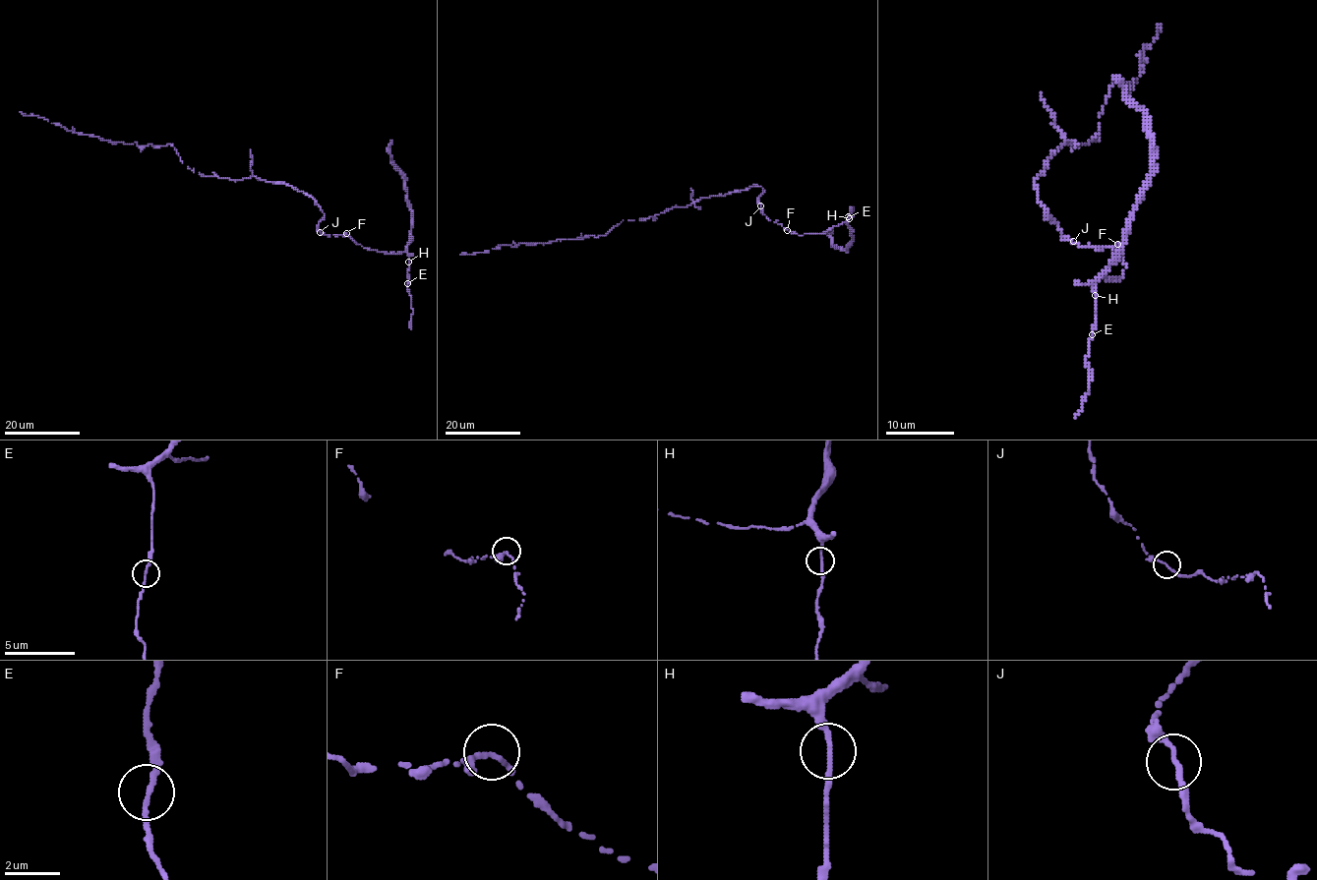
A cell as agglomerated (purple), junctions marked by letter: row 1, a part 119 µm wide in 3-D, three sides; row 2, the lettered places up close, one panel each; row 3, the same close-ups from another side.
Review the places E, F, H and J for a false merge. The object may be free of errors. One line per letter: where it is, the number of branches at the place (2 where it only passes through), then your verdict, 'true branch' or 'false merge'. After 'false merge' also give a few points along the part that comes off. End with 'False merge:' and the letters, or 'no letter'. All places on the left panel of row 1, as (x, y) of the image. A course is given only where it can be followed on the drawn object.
E: (407, 283) | 2 | true branch
F: (346, 233) | 2 | true branch
H: (408, 262) | 2 | true branch
J: (320, 232) | 2 | true branch
False merge: no letter

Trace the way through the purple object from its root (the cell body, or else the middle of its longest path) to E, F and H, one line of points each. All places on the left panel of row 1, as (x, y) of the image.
E: (292, 186), (310, 196), (324, 213), (317, 227), (322, 234), (347, 234), (372, 251), (406, 252), (407, 283)
F: (292, 186), (310, 196), (324, 213), (317, 227), (322, 234), (346, 233)
H: (292, 186), (310, 196), (324, 213), (317, 227), (322, 234), (347, 234), (372, 251), (406, 252), (408, 262)

